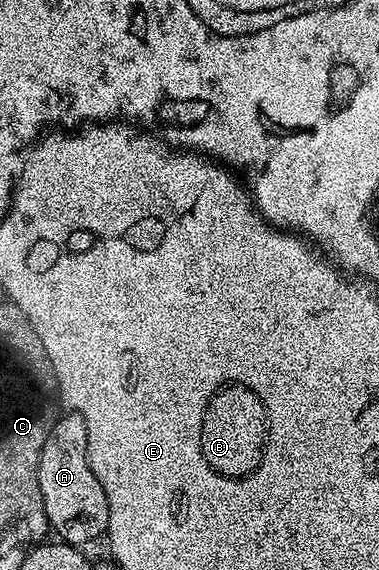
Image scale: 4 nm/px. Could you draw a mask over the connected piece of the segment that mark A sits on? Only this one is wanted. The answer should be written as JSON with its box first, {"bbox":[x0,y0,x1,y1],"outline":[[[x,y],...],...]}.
{"bbox":[39,411,109,547],"outline":[[[74,411],[64,412],[59,422],[47,431],[45,447],[39,460],[39,486],[45,507],[47,524],[60,542],[76,547],[87,547],[90,541],[104,536],[109,523],[109,503],[105,491],[93,475],[87,458],[85,419]]]}

